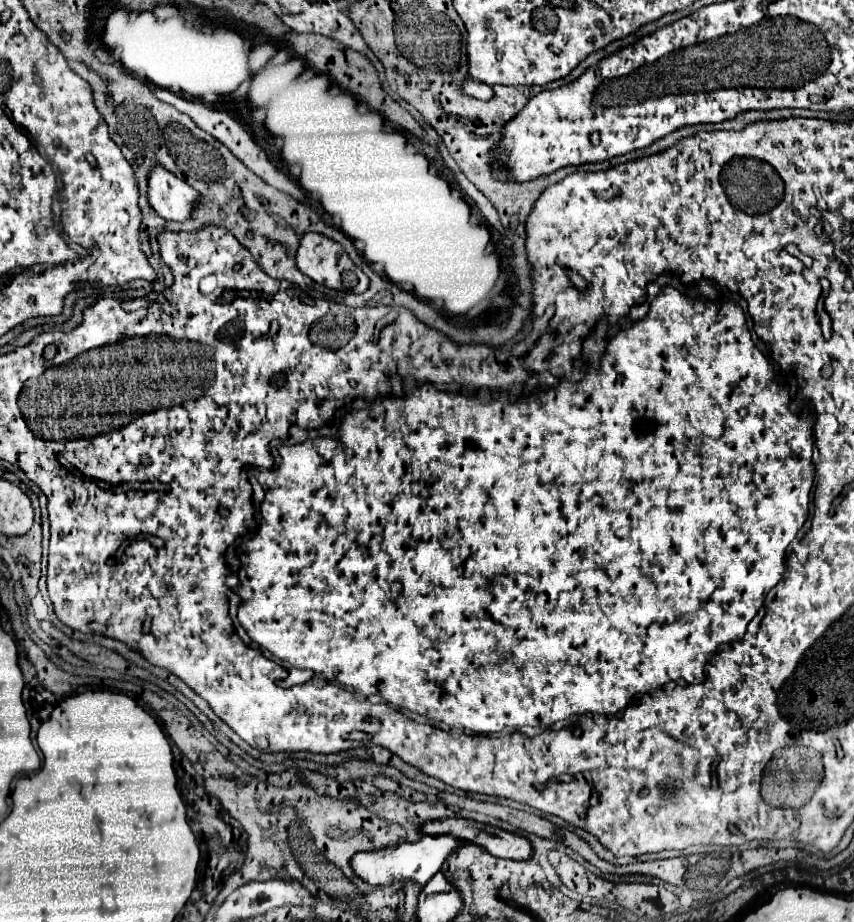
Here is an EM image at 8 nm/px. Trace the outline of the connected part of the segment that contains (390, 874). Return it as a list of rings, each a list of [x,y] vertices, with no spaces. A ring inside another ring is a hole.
[[[422,836],[422,840],[418,840],[418,842],[414,842],[414,844],[398,842],[398,844],[388,844],[386,848],[370,850],[370,852],[356,852],[356,854],[352,856],[352,860],[350,860],[350,866],[352,866],[354,874],[356,874],[362,882],[366,882],[366,884],[370,884],[370,886],[392,886],[392,882],[404,882],[404,884],[416,882],[418,886],[424,886],[424,884],[440,870],[442,862],[444,862],[444,860],[454,852],[454,848],[458,848],[460,844],[464,844],[464,842],[456,840],[454,836],[436,836],[436,838],[432,838],[432,836]]]

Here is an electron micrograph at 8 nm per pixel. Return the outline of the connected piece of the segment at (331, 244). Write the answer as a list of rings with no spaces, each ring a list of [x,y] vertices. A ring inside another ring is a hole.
[[[308,232],[308,234],[302,236],[300,248],[298,248],[298,254],[296,254],[296,264],[298,264],[298,268],[300,268],[302,274],[306,274],[314,282],[324,284],[328,288],[334,288],[338,292],[362,294],[370,286],[370,278],[350,260],[350,256],[346,254],[346,250],[338,242],[330,240],[328,236],[322,236],[318,232]]]

